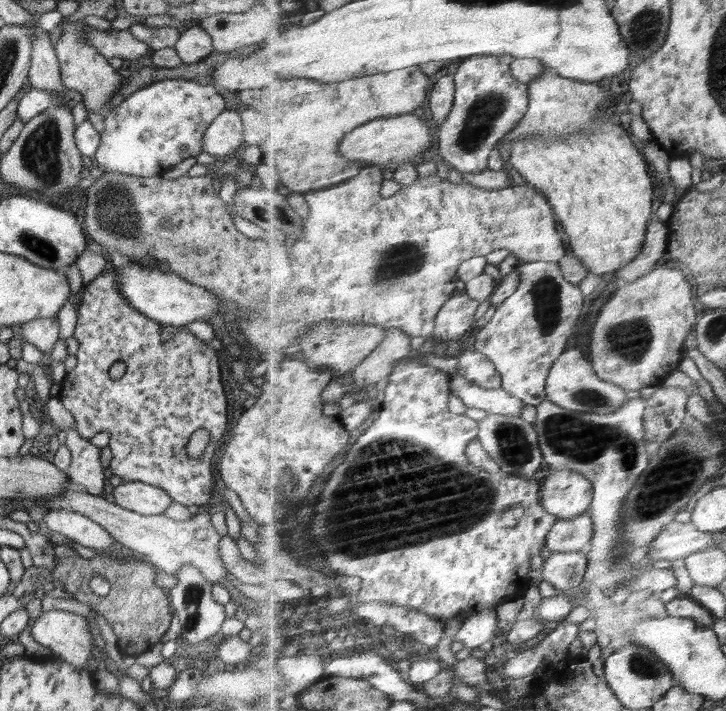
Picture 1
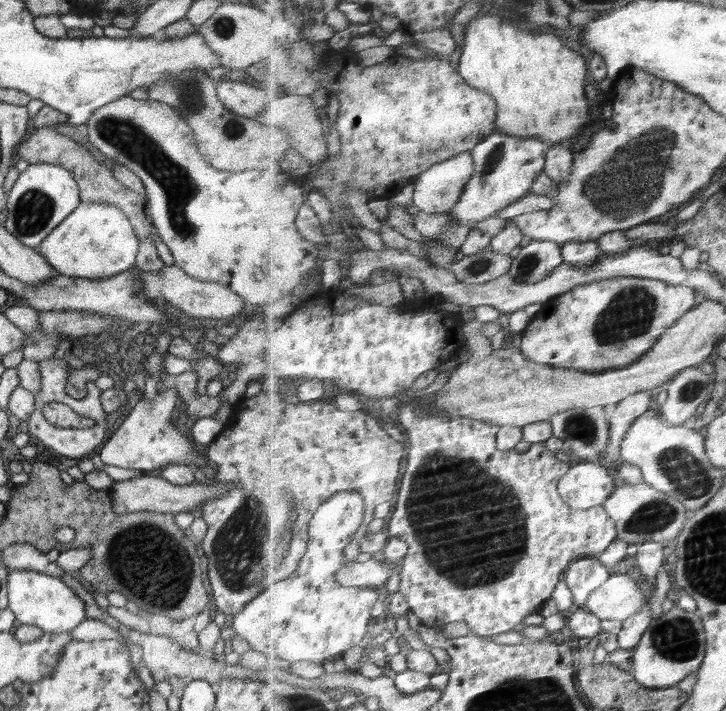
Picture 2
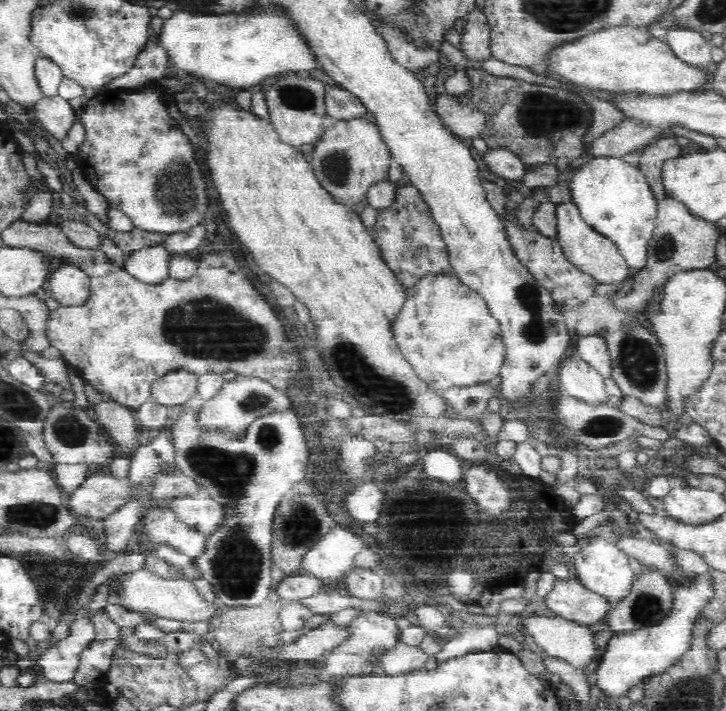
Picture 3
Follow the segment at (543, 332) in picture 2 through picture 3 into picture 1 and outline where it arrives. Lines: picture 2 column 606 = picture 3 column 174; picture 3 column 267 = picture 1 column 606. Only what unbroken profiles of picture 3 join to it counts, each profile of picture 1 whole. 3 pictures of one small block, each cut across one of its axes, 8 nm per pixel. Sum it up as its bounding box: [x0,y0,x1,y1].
[590,264,698,394]

